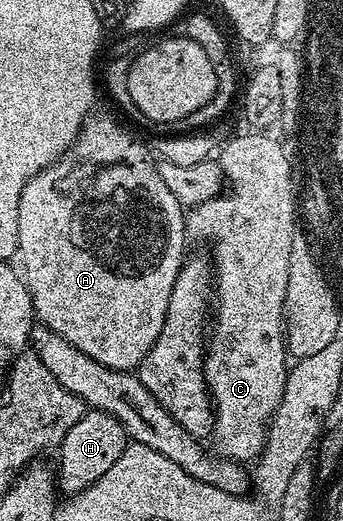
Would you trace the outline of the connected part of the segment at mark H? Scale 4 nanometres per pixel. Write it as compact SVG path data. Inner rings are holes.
M86 410L85 415L79 417L79 421L75 421L75 425L71 425L71 429L67 429L61 442L59 448L61 456L58 457L57 463L55 462L55 478L58 488L66 496L78 495L99 477L103 477L103 473L107 473L107 469L111 469L111 465L115 465L115 461L119 461L126 446L125 430L123 425L119 425L119 421L115 421L115 417L102 411Z

